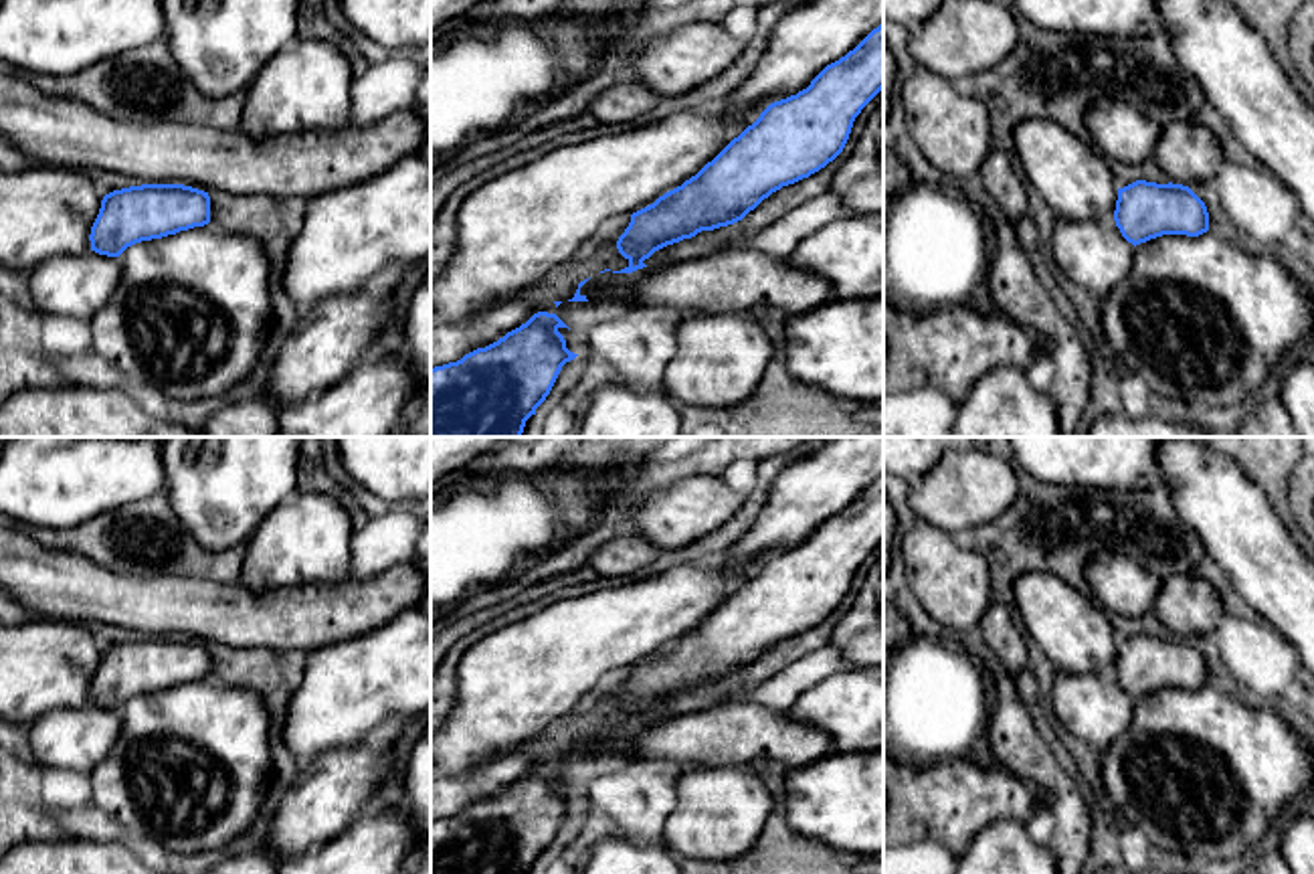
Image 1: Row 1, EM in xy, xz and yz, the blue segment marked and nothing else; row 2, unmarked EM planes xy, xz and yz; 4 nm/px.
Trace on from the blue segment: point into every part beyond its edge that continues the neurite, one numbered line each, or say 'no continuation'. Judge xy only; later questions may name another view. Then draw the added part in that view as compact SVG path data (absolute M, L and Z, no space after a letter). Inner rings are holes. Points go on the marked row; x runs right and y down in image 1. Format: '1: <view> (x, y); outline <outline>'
no continuation

